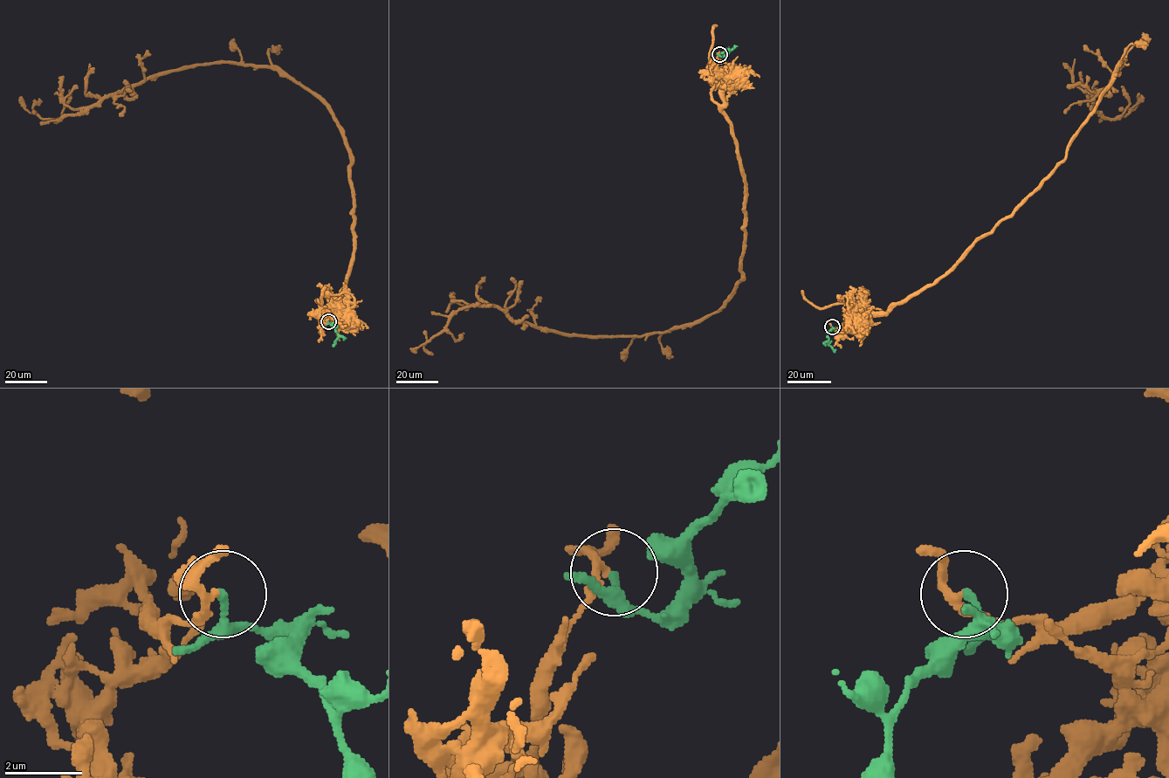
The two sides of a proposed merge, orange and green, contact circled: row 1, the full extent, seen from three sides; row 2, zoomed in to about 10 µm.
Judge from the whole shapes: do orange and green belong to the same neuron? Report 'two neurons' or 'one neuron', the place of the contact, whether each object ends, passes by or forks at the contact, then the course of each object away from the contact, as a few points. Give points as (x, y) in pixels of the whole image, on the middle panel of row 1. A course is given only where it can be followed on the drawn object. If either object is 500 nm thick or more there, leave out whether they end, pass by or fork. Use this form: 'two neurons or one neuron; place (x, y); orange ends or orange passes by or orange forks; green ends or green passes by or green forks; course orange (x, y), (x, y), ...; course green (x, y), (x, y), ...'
two neurons; place (719, 54); orange passes by; green ends; course orange (719, 54), (745, 223), (741, 278), (717, 311), (660, 333), (572, 335), (471, 306), (411, 349); course green (719, 54), (722, 56), (725, 50), (730, 50), (724, 57)

